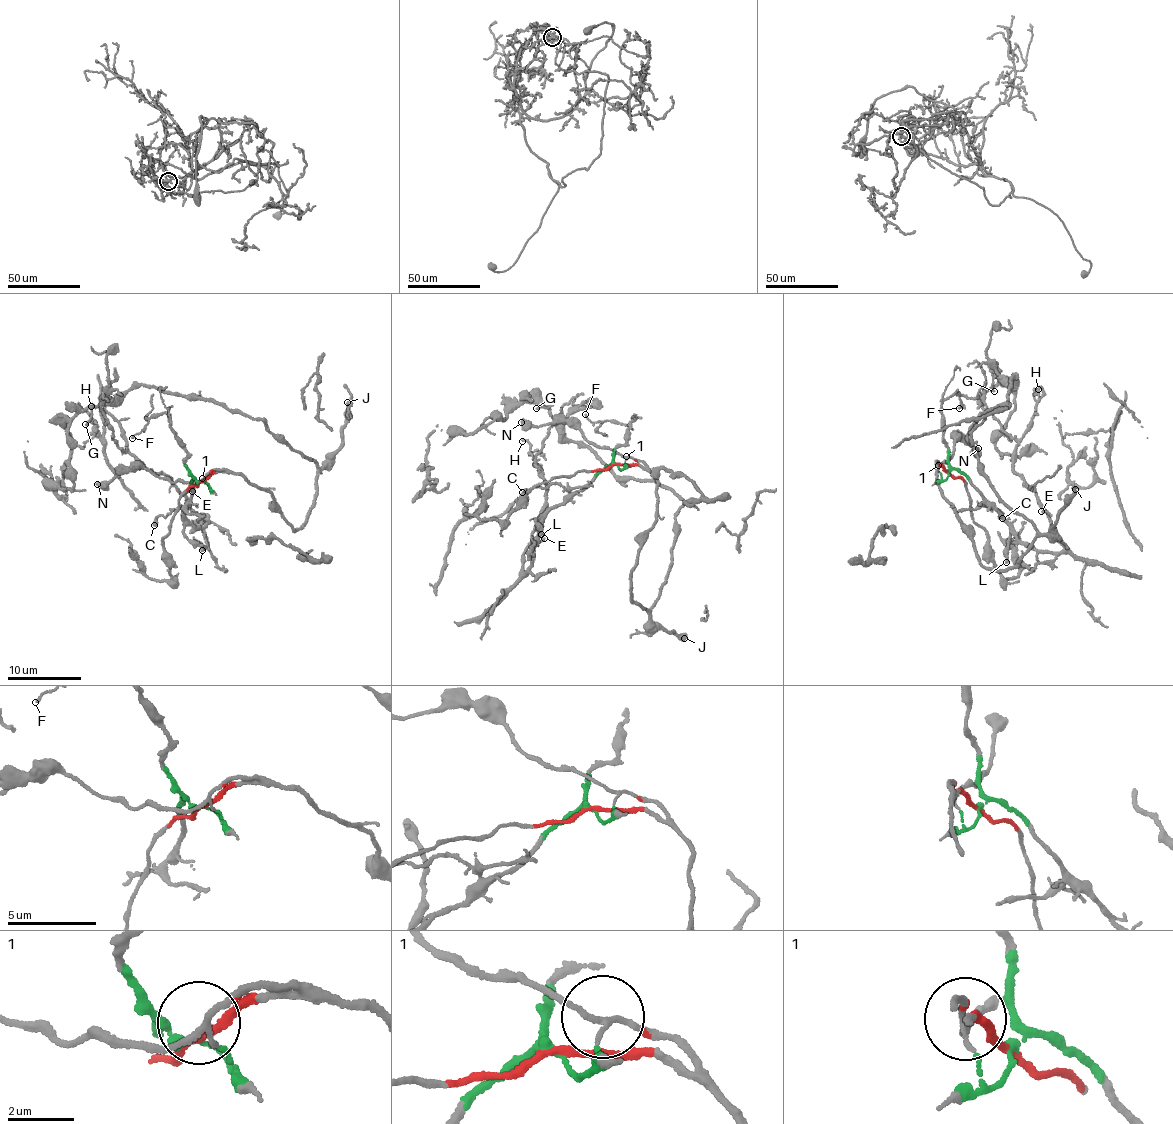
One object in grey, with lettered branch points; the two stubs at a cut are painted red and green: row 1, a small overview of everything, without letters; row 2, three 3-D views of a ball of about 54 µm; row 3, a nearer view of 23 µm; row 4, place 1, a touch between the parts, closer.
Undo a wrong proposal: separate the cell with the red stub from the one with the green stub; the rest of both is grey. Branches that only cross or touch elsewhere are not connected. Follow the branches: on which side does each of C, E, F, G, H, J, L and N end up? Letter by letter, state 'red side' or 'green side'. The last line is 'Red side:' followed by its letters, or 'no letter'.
C: green side
E: green side
F: green side
G: red side
H: green side
J: red side
L: green side
N: red side
Red side: G, J, N

